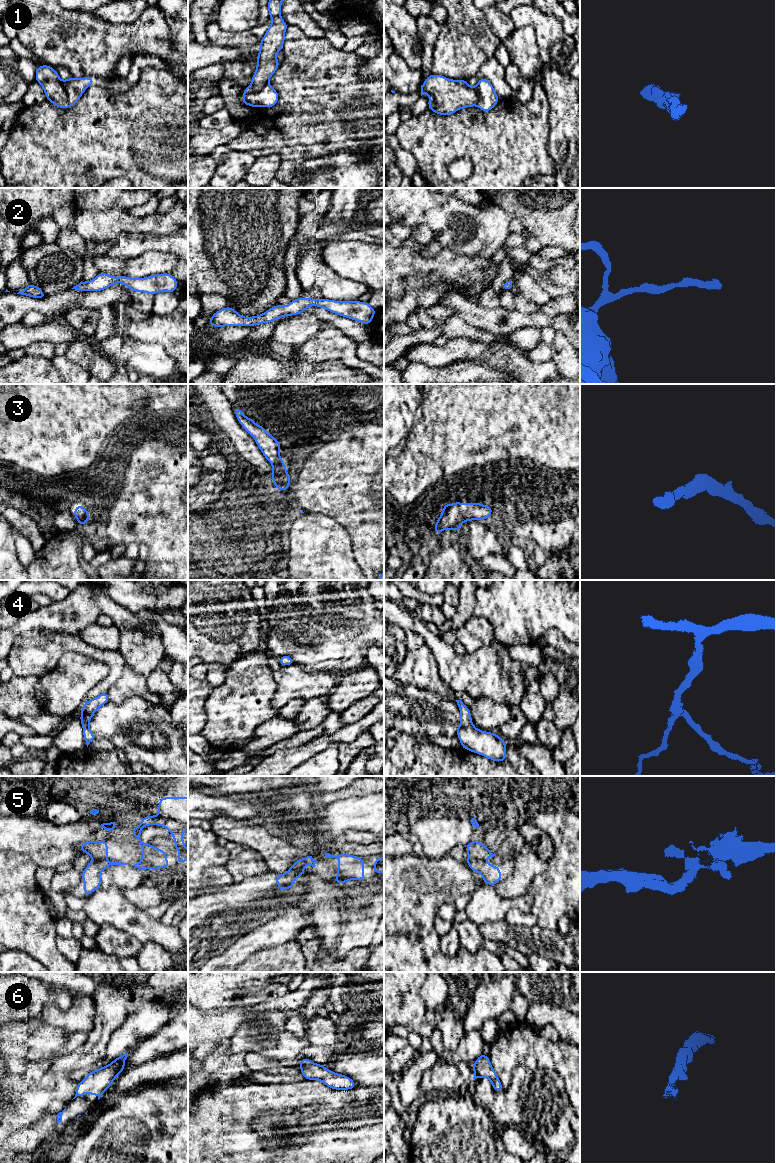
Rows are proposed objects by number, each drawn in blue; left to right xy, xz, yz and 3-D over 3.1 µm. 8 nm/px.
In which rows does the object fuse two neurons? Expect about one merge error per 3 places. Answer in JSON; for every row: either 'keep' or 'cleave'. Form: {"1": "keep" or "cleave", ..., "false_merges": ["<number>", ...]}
{"1": "cleave", "2": "keep", "3": "keep", "4": "keep", "5": "cleave", "6": "keep", "false_merges": ["1", "5"]}

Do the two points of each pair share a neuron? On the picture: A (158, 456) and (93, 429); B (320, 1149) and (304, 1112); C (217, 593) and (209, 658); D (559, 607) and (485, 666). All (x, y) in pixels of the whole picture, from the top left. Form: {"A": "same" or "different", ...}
{"A": "different", "B": "different", "C": "same", "D": "different"}

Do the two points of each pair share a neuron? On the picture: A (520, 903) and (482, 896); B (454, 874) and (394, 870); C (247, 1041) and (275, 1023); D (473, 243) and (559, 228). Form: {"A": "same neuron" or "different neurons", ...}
{"A": "same neuron", "B": "same neuron", "C": "same neuron", "D": "different neurons"}

